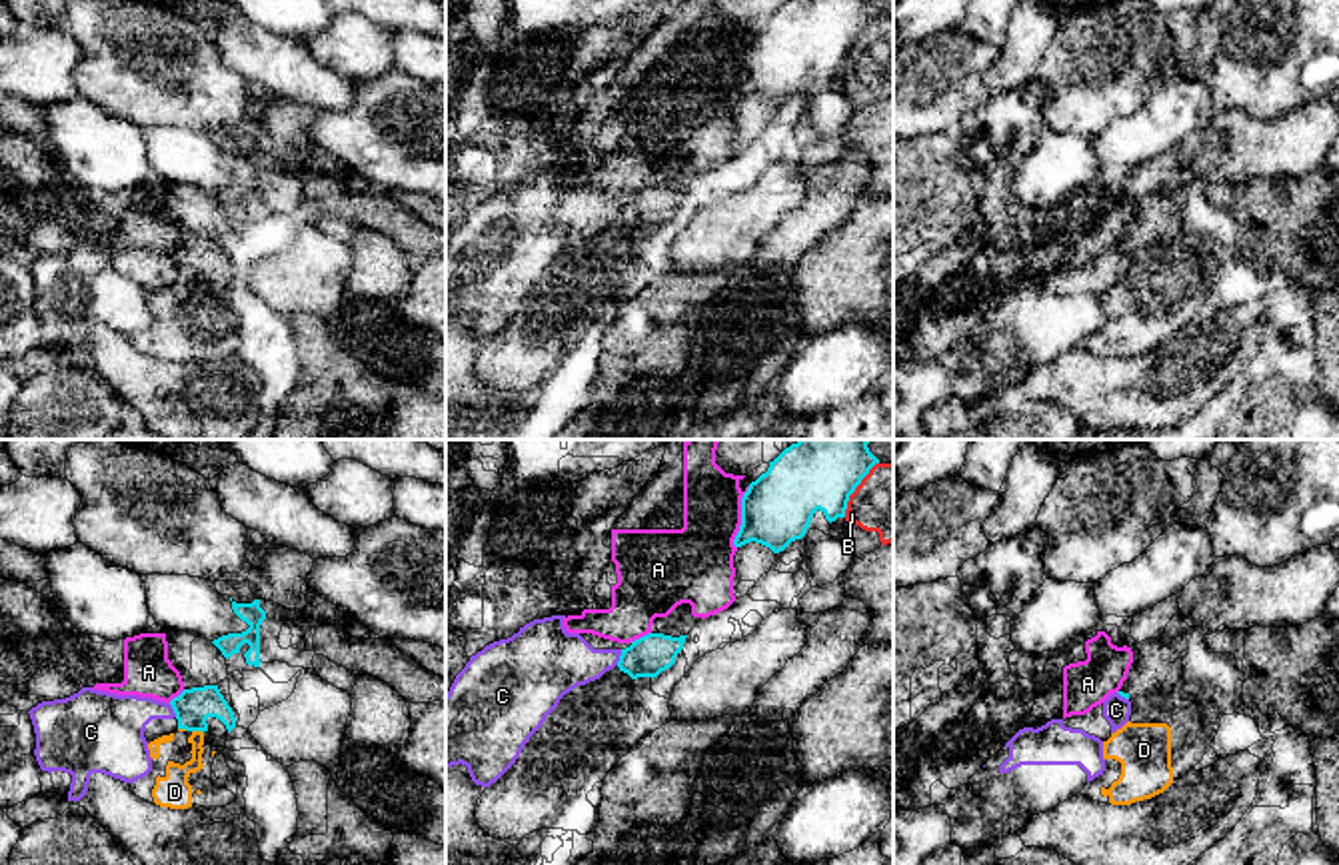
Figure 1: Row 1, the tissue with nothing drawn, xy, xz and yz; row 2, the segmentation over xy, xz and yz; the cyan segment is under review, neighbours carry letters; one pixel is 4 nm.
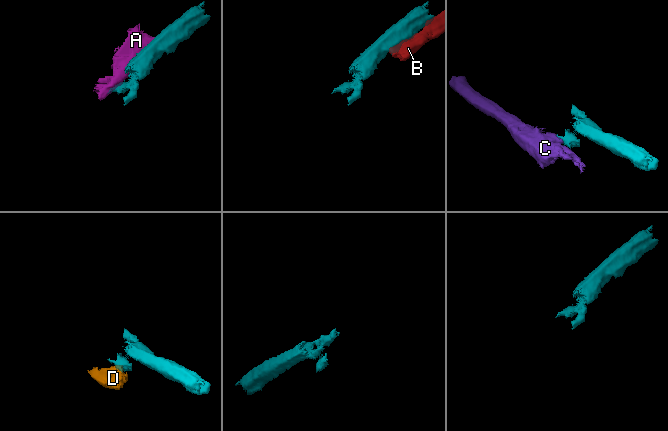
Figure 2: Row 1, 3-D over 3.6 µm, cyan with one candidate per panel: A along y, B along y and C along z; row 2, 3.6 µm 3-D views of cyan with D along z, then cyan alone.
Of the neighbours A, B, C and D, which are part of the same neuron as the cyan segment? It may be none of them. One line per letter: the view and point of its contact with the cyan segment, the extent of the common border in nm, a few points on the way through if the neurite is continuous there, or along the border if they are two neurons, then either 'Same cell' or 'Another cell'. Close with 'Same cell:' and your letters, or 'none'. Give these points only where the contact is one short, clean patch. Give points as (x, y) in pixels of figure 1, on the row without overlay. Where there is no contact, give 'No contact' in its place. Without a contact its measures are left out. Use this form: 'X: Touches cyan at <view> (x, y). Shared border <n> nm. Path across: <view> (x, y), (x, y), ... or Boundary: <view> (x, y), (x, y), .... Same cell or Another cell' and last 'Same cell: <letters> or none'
A: Touches cyan at xz (742, 70). Shared border 260 nm. Same cell
B: Touches cyan at xz (854, 42). Shared border 260 nm. Another cell
C: Touches cyan at xz (620, 210). Shared border 70 nm. Boundary: xz (622, 202), (616, 216). Another cell
D: Touches cyan at xy (198, 282). Shared border 50 nm. Boundary: xy (192, 282), (202, 286). Another cell
Same cell: A

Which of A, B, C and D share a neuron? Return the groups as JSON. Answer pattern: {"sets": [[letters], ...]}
{"sets": [["A"], ["B"], ["C"], ["D"]]}

